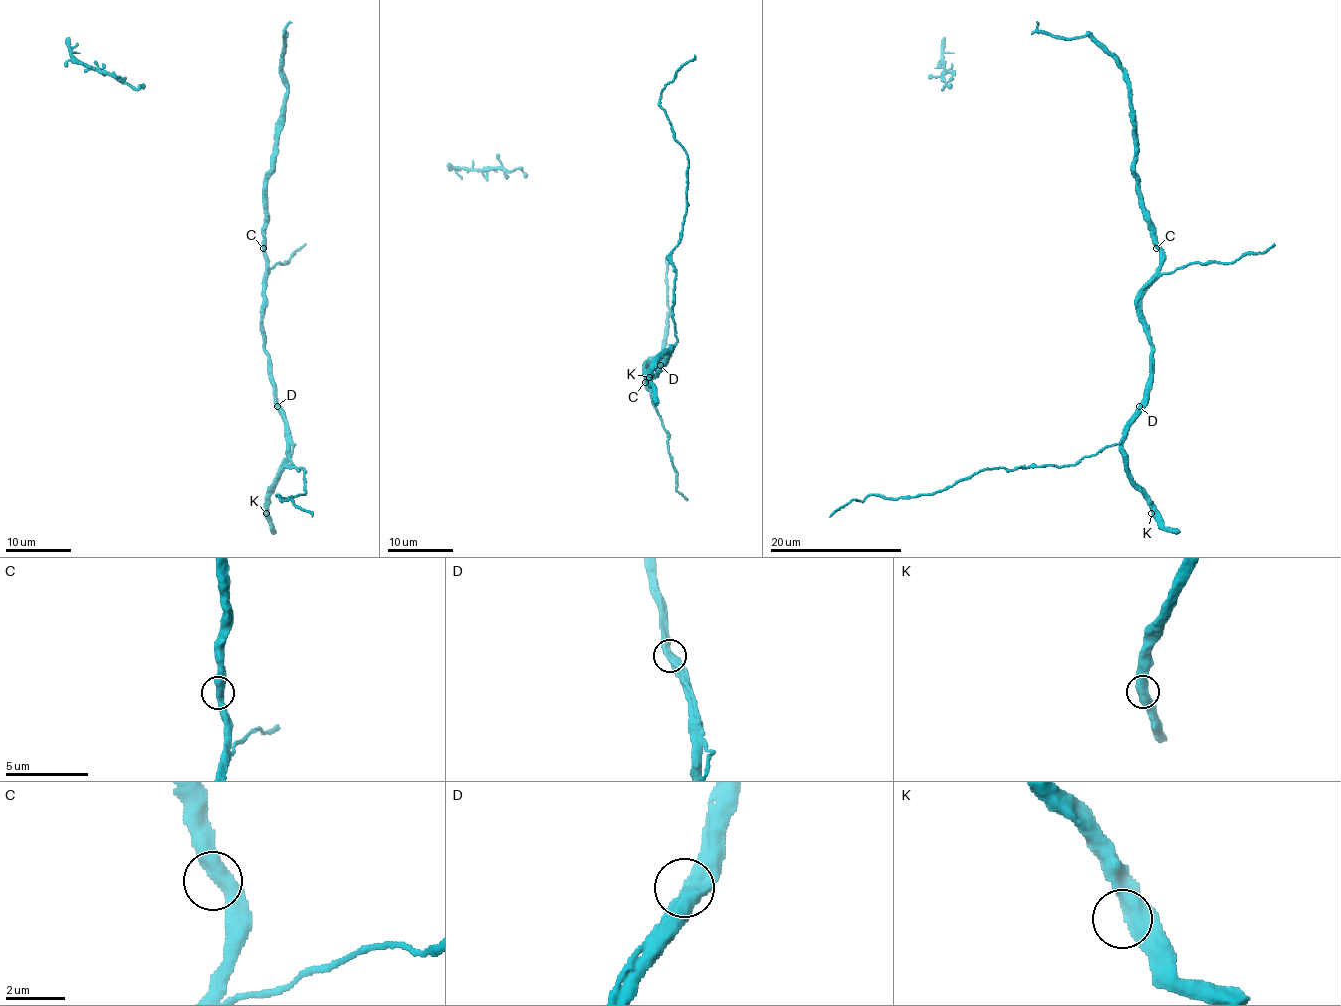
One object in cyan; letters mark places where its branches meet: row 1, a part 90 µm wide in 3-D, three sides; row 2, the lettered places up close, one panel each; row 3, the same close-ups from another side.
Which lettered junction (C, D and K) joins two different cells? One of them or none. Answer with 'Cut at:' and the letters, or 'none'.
Cut at: none

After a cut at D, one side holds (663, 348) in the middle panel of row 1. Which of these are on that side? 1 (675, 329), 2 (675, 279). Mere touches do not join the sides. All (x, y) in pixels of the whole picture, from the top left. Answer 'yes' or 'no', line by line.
1: no
2: no

